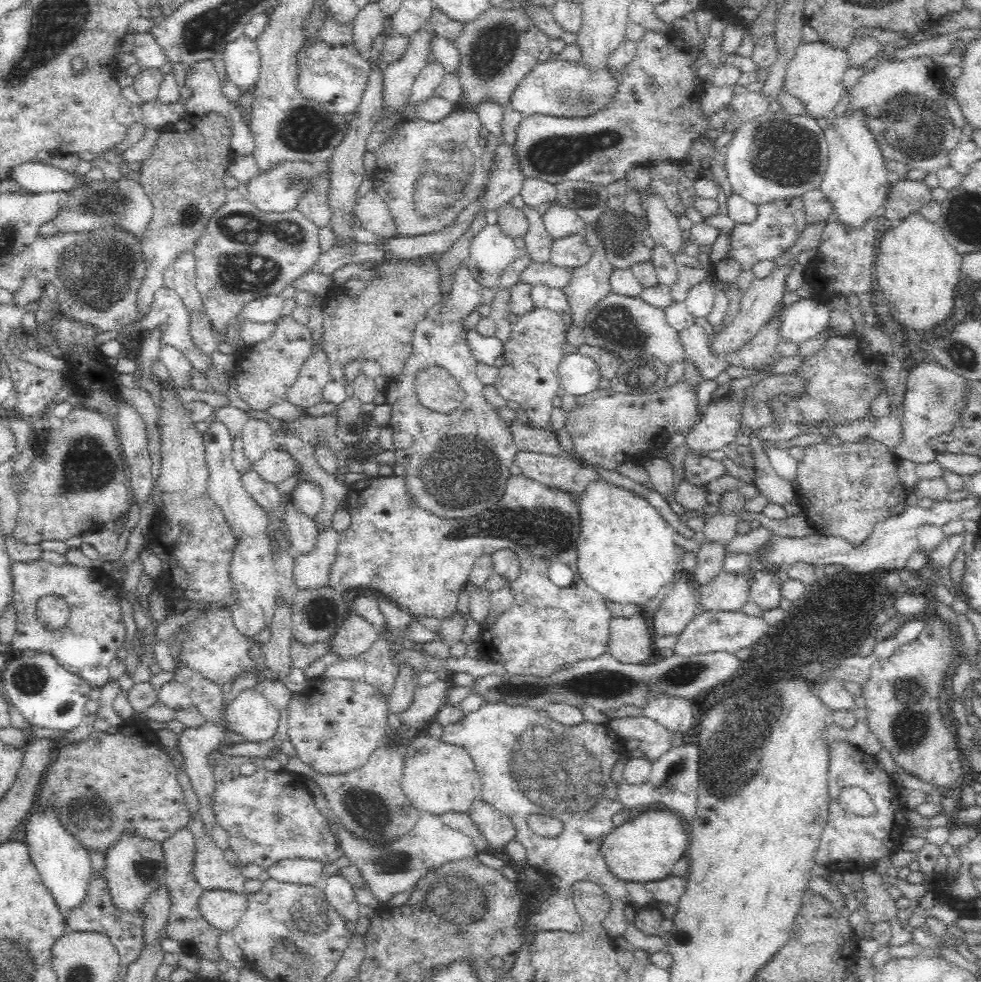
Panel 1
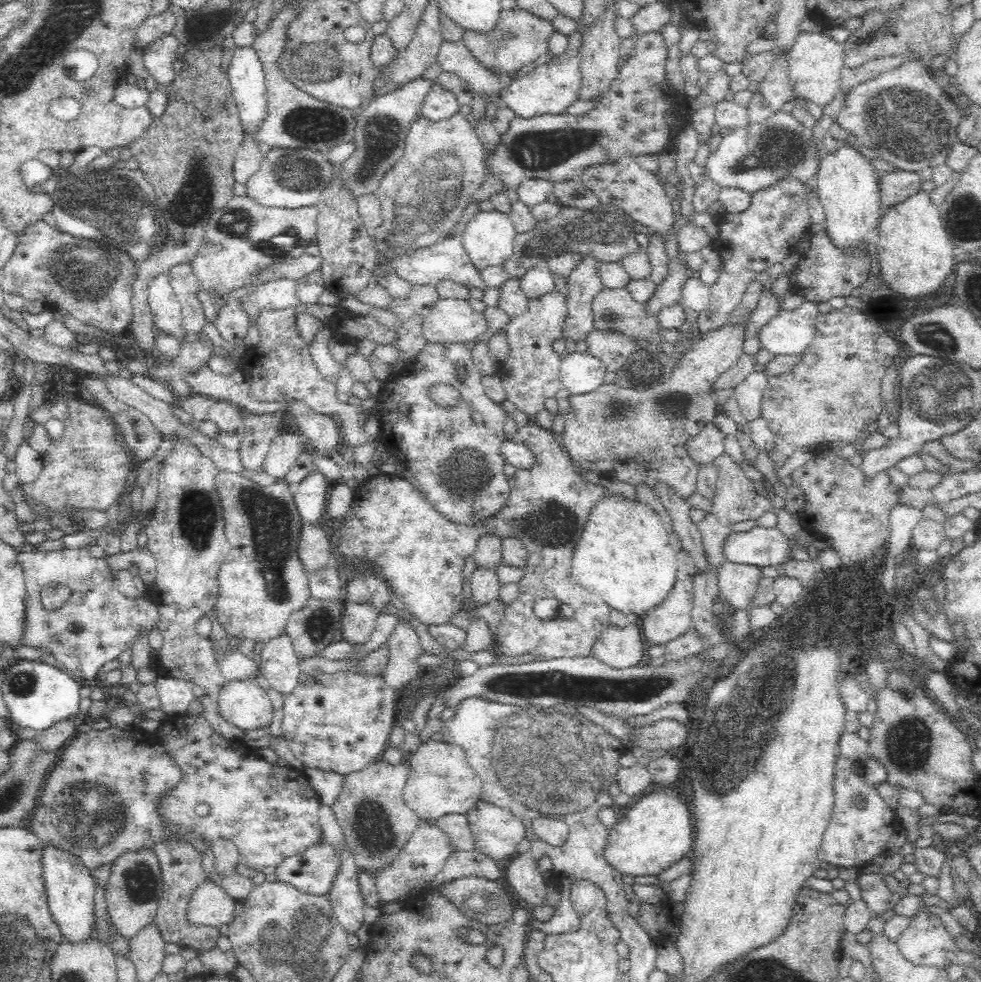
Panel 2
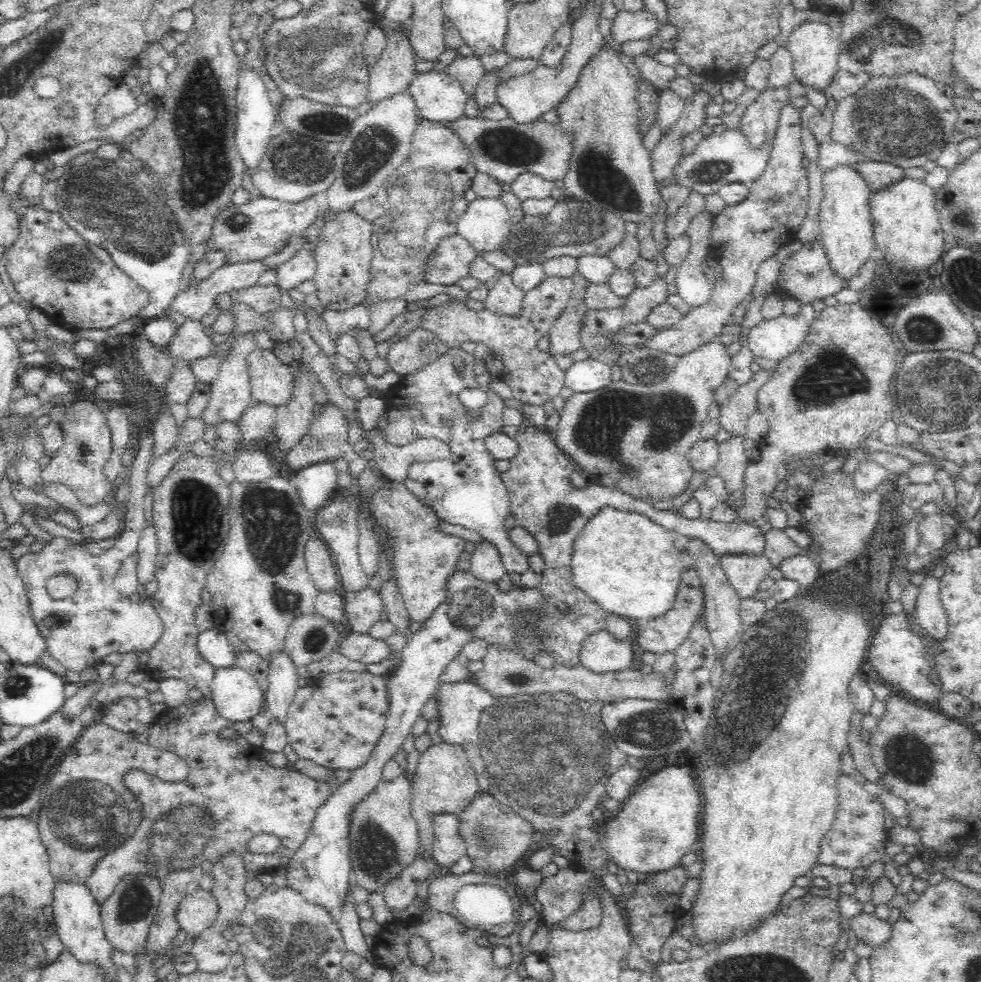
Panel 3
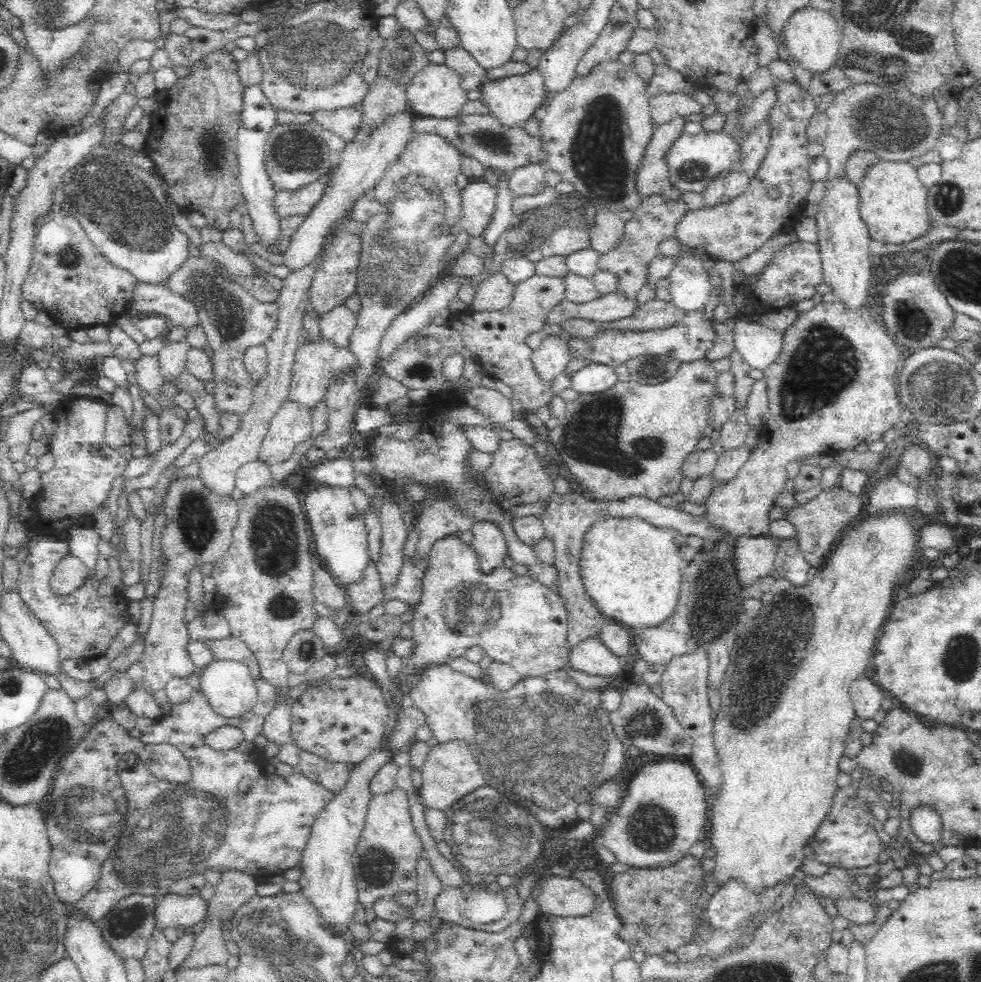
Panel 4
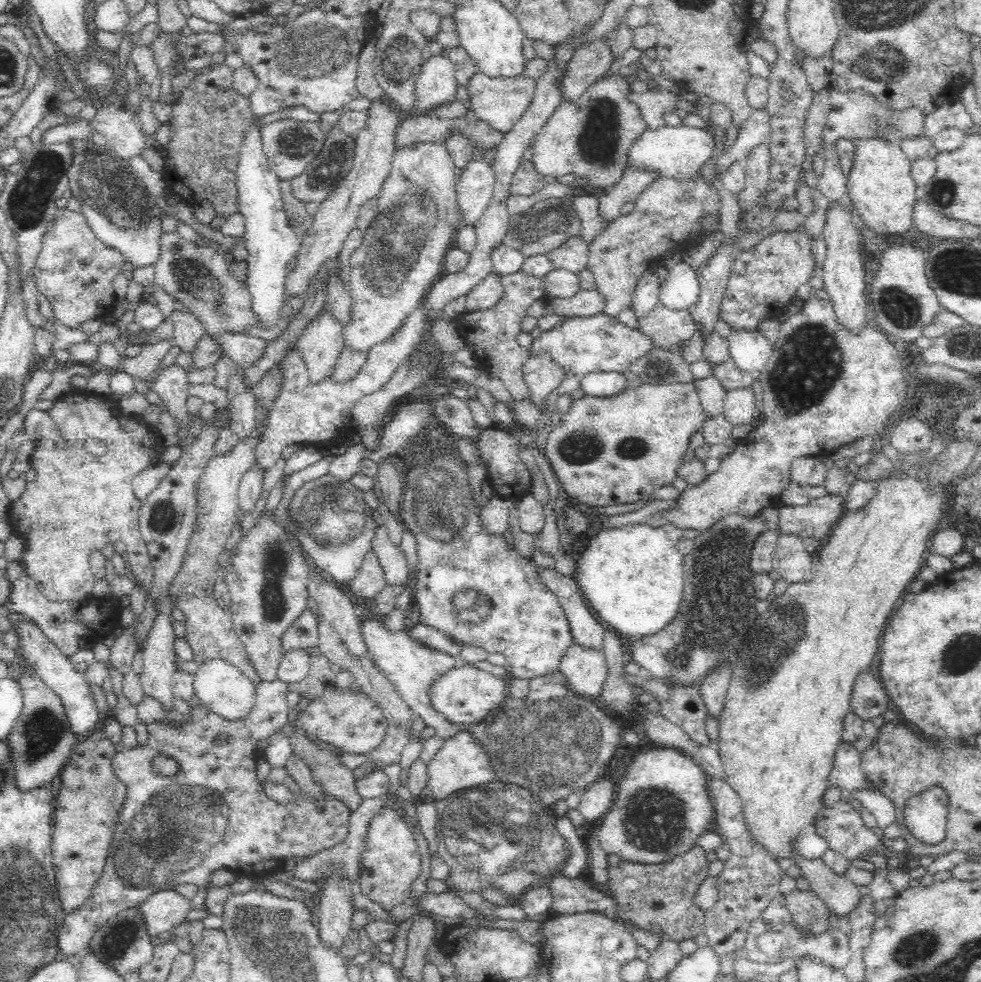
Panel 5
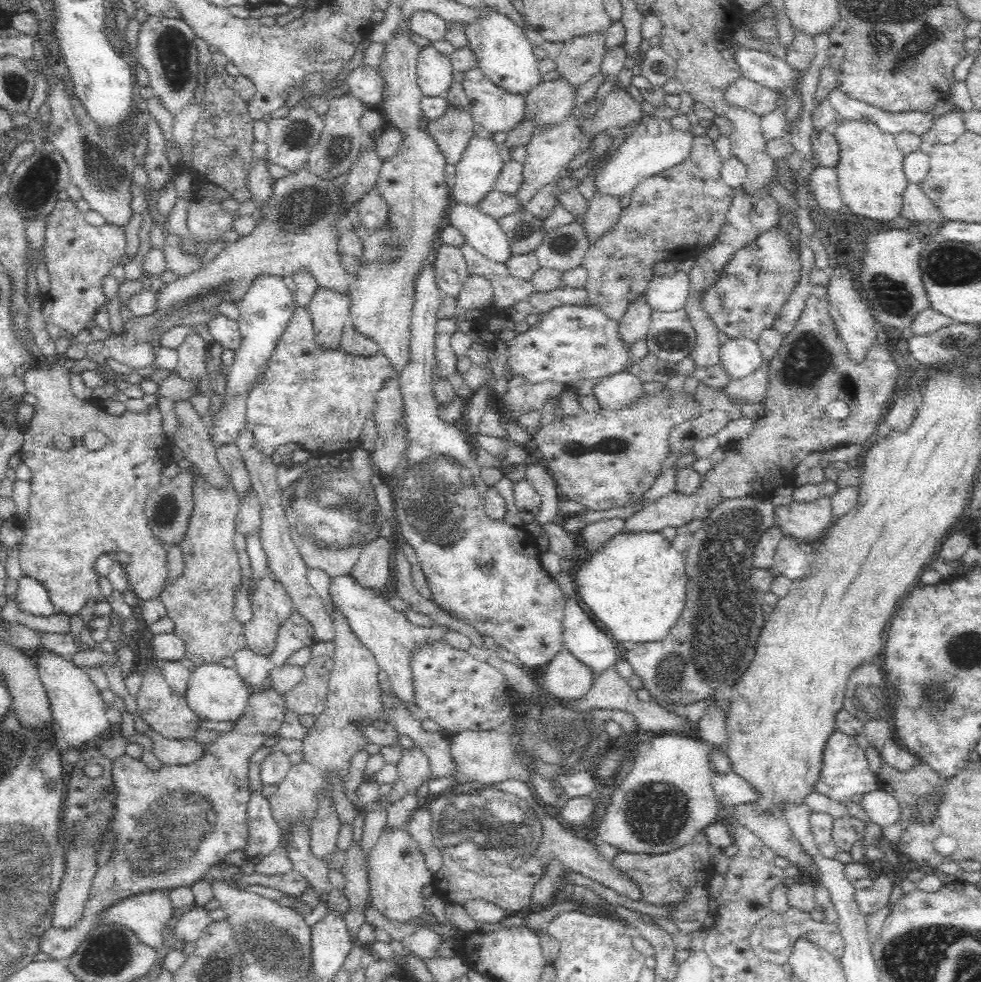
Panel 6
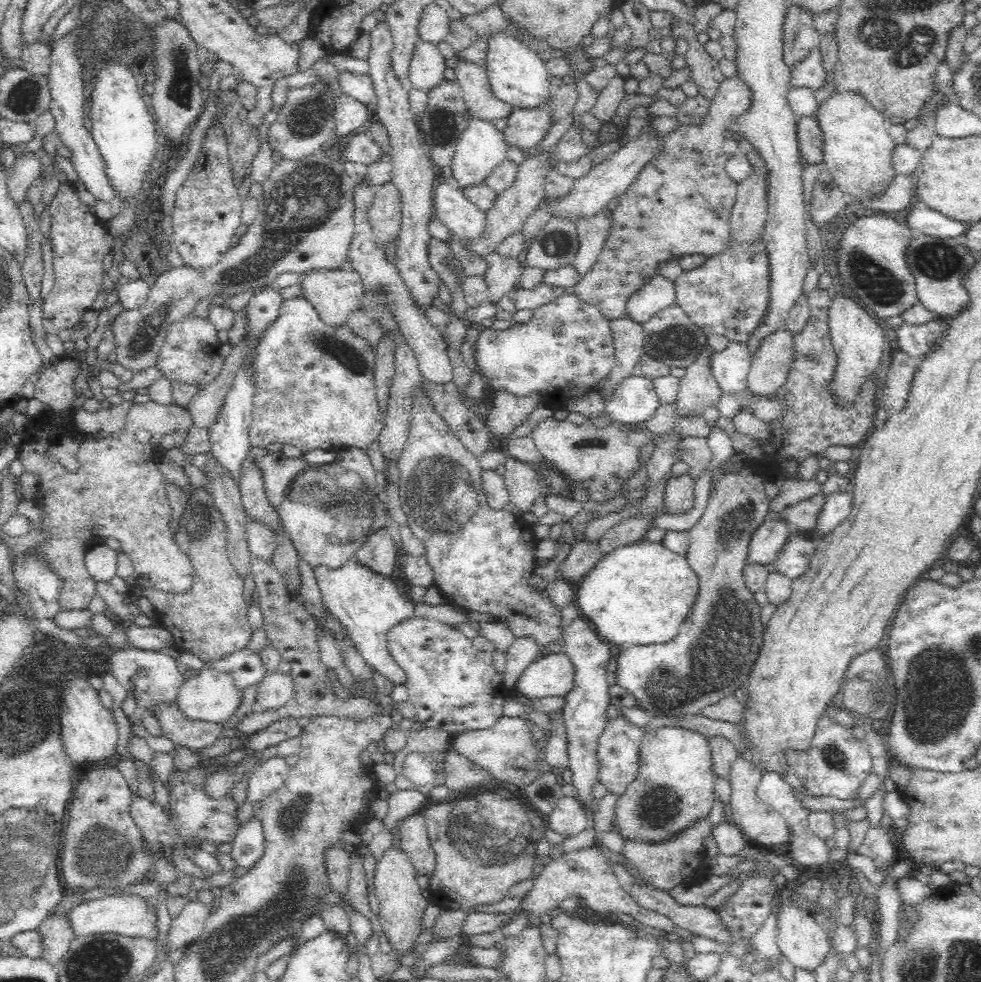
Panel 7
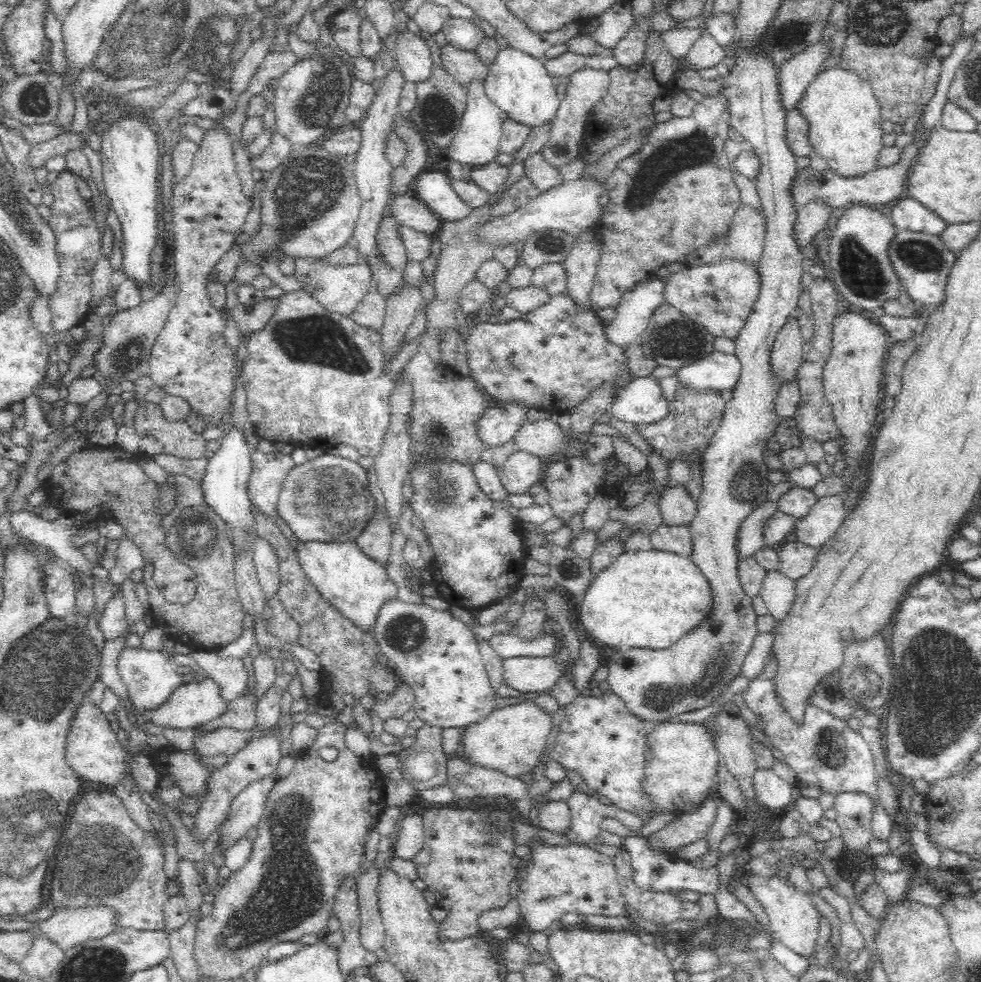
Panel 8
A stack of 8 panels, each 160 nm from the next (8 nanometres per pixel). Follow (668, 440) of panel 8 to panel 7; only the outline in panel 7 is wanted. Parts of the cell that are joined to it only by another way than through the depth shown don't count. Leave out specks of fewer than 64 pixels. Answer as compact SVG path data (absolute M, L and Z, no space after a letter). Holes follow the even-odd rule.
M706 342L694 362L686 367L685 375L680 378L679 390L676 396L676 414L678 418L682 414L688 414L688 412L703 416L707 406L717 406L720 402L722 390L717 383L716 377L714 377L714 373L712 373L712 365L710 365L714 353L715 349Z

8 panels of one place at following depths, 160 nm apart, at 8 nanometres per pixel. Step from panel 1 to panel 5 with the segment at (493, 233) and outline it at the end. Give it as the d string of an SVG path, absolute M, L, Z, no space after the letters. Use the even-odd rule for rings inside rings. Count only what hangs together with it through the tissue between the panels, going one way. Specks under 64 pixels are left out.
M486 159L472 160L458 176L456 194L465 225L474 226L491 202L495 176Z

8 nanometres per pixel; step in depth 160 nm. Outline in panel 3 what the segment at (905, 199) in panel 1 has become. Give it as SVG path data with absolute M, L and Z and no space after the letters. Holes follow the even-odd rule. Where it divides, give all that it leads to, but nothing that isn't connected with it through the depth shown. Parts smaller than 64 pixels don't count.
M874 160L860 162L860 164L854 165L854 168L858 170L858 173L862 174L862 177L866 177L868 186L873 192L888 190L894 184L902 182L907 176L906 170L902 167Z

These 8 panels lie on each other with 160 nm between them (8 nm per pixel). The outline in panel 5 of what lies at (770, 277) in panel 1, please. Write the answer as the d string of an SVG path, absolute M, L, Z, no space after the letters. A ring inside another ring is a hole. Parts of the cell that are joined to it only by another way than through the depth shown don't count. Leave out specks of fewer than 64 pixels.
M696 379L686 382L671 382L670 384L644 384L636 387L625 386L618 394L613 394L607 397L593 397L583 395L581 398L574 399L570 411L562 415L558 426L552 426L552 431L548 434L548 441L546 442L545 457L551 464L555 477L560 481L562 493L575 502L588 504L593 506L610 506L612 504L630 504L638 502L638 500L645 500L654 494L656 490L663 486L674 485L676 478L679 477L678 470L686 456L686 452L690 446L690 438L695 433L700 432L705 422L707 421L705 408L700 400L698 394L698 387L696 387Z

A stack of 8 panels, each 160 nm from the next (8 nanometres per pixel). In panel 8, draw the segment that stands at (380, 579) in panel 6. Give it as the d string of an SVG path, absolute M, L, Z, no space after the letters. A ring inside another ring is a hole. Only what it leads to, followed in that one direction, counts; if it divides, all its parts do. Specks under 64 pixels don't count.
M377 507L376 516L362 530L356 540L356 545L368 559L372 559L378 565L385 567L391 554L391 542L395 538L386 512Z

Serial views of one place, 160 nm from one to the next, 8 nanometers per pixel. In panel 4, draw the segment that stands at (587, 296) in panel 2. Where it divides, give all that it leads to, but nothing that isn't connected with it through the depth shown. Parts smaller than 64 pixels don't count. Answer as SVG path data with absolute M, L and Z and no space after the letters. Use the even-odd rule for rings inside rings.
M560 333L543 334L541 345L532 352L534 367L542 373L546 381L554 380L573 358L570 343Z

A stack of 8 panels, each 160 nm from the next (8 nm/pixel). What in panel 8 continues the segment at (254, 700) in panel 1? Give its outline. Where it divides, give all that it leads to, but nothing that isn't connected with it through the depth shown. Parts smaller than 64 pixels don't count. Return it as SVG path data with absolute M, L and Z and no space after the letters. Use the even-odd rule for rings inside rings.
M210 677L199 680L191 680L189 683L184 683L174 690L170 699L166 700L165 704L160 706L154 712L143 711L143 716L153 722L157 726L164 728L194 728L200 727L216 718L220 718L226 710L228 710L228 701L224 701L221 696L221 686Z

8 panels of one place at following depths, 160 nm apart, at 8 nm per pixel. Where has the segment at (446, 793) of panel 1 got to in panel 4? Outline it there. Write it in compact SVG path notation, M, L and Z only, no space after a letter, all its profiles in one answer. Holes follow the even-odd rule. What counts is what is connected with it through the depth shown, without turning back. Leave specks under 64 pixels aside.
M452 740L434 745L421 766L422 786L417 791L425 810L449 810L454 802L485 785L482 771L469 746L462 740ZM418 857L417 860L417 904L413 909L415 921L426 921L429 923L434 915L434 904L438 894L442 892L442 884L434 874L430 861Z

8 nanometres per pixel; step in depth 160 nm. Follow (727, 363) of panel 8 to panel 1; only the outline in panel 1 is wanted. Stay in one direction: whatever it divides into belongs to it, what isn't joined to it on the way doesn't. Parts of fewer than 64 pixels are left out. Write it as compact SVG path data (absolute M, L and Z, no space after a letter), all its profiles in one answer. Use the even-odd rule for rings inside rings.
M812 296L784 307L782 340L794 344L813 339L830 322L830 309L826 302Z

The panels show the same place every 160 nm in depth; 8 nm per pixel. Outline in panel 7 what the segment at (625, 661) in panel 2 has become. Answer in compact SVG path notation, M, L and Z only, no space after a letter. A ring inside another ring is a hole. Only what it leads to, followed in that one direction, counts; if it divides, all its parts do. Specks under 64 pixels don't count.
M546 652L532 662L520 676L514 693L530 700L566 697L574 689L576 669L564 652Z

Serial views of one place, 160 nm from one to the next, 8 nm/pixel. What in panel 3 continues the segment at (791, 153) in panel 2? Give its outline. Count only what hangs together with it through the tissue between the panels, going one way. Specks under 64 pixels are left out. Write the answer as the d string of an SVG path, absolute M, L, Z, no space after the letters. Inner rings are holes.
M730 129L720 135L712 132L699 142L692 153L688 155L684 152L681 155L673 168L673 174L677 182L688 188L688 191L694 190L703 195L718 192L719 186L723 184L739 182L750 186L764 174L774 142L776 134L754 146L740 130Z

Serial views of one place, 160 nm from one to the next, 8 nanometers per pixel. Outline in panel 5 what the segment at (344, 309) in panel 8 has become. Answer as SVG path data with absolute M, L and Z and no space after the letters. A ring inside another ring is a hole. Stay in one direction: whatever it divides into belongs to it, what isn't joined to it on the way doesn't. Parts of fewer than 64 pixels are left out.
M324 308L324 312L310 321L296 340L295 350L305 362L310 384L318 384L331 376L341 350L345 347L343 332L343 326Z

